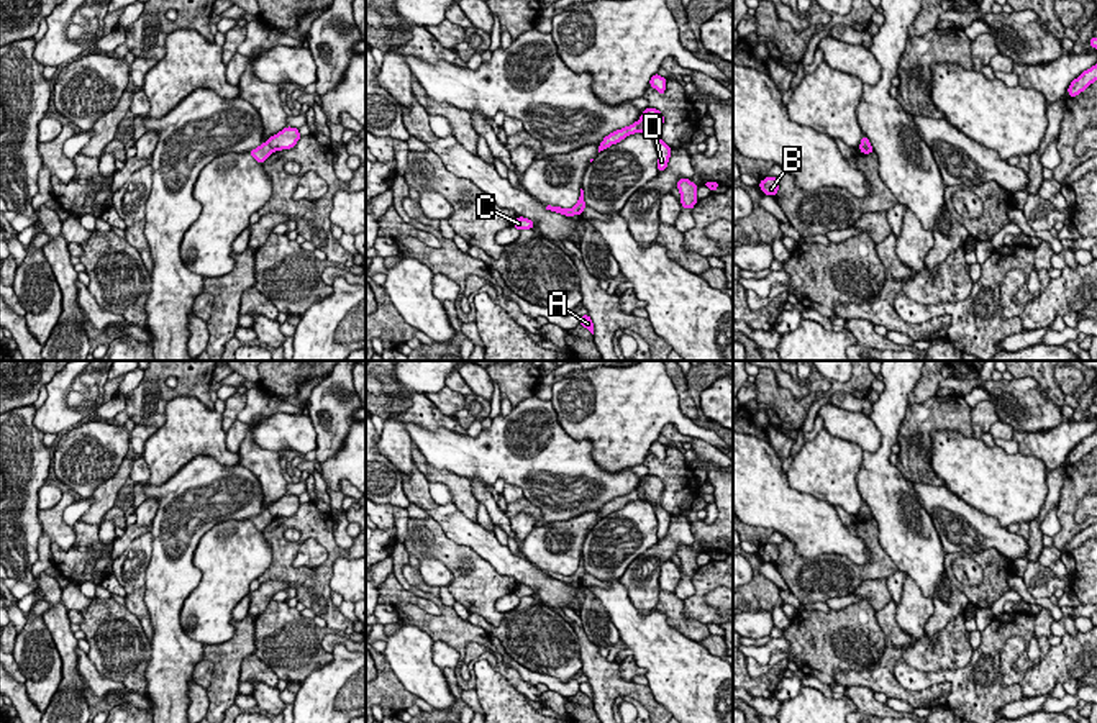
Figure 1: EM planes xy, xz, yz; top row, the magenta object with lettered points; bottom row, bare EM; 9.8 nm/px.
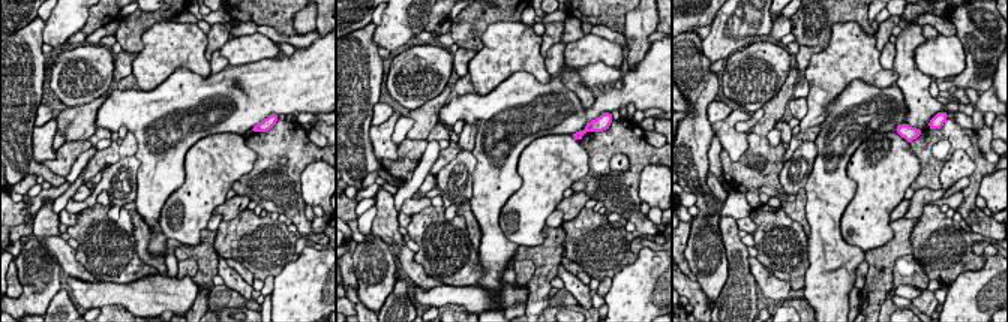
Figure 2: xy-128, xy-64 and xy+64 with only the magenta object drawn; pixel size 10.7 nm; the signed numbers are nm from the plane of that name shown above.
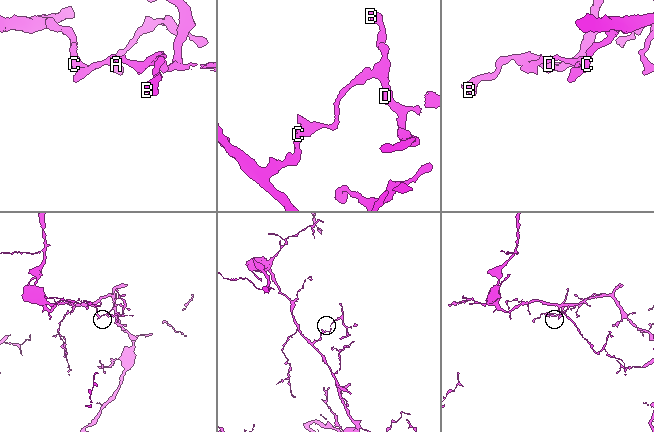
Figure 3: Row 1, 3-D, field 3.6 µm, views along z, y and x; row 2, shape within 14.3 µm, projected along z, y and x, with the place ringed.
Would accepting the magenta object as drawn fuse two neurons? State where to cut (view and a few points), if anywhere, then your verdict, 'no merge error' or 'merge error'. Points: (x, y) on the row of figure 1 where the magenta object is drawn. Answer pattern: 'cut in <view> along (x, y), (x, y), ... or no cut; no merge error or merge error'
cut in xy along (268, 141), (274, 150); merge error

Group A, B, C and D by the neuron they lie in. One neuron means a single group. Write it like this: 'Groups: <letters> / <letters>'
Groups: A C / B D

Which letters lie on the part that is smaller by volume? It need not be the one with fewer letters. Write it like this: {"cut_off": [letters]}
{"cut_off": ["B", "D"]}

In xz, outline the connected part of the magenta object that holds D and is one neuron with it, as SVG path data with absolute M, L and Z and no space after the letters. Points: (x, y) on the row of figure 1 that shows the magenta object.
M646 108L643 110L643 115L636 123L640 133L654 136L654 143L658 149L658 172L662 172L667 167L671 157L671 146L667 146L661 139L661 126L664 123L662 113L656 108Z

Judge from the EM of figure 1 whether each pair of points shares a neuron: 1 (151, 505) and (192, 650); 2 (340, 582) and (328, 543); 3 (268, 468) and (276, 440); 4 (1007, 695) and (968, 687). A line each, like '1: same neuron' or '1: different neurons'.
1: different neurons
2: different neurons
3: different neurons
4: same neuron

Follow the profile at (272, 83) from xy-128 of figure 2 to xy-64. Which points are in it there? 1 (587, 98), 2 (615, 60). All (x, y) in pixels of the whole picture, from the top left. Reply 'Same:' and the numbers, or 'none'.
Same: none

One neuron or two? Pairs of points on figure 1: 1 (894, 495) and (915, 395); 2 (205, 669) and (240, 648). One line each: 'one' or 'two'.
1: two
2: two

